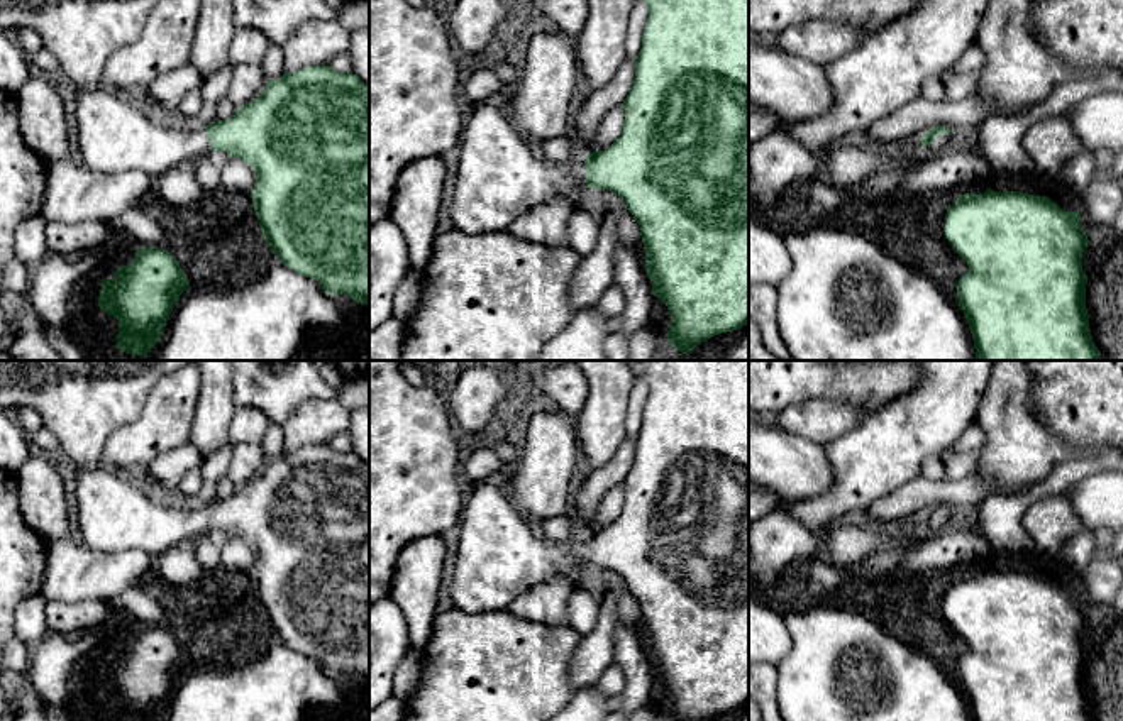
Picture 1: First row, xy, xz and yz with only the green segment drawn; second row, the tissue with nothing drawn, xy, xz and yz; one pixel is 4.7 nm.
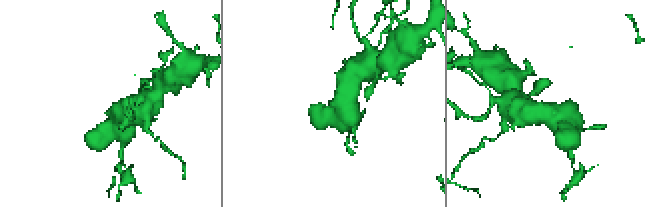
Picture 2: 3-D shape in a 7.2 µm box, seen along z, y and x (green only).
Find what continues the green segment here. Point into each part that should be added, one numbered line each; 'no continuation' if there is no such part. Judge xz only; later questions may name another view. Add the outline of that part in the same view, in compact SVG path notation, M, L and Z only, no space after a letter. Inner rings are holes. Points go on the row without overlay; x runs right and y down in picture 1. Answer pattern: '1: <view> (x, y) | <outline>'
1: xz (500, 554) | M493 484L467 486L449 594L456 609L506 609L525 589L588 567L584 537L556 542L523 520Z

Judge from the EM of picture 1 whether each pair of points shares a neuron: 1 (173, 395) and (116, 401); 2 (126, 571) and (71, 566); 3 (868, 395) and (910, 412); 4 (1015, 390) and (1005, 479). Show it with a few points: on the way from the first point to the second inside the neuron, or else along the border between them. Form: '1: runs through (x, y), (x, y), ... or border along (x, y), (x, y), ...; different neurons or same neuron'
1: border along (161, 378), (151, 390), (143, 412), (119, 427); different neurons
2: runs through (112, 572), (85, 572); same neuron
3: border along (920, 379), (910, 390), (866, 417); different neurons
4: runs through (1008, 412), (1008, 457); same neuron

